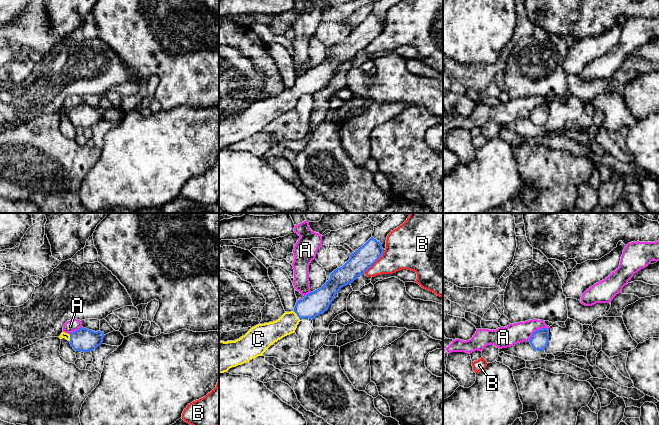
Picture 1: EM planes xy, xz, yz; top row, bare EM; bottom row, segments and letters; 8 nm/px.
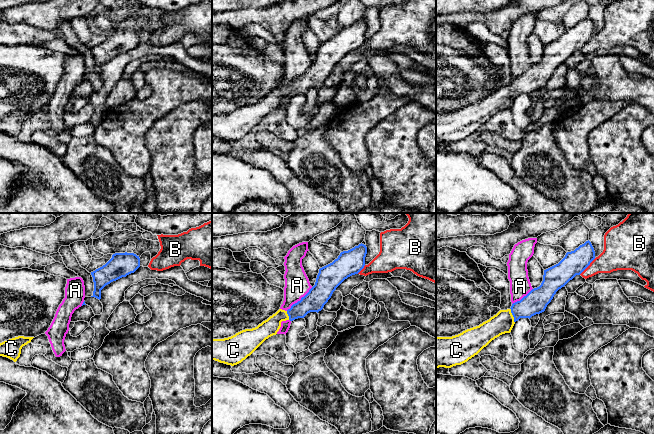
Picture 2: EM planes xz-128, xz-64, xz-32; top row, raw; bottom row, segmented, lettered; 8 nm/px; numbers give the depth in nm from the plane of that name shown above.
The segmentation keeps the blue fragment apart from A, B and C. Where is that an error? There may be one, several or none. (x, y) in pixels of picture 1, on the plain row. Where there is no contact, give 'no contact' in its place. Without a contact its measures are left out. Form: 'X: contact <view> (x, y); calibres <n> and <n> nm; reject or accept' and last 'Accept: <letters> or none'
A: contact yz (537, 106); calibres 150 and 160 nm; reject
B: contact xz (374, 38); calibres 180 and 280 nm; reject
C: contact xz (297, 91); calibres 190 and 170 nm; accept
Accept: C

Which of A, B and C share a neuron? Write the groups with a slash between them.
A / B / C

